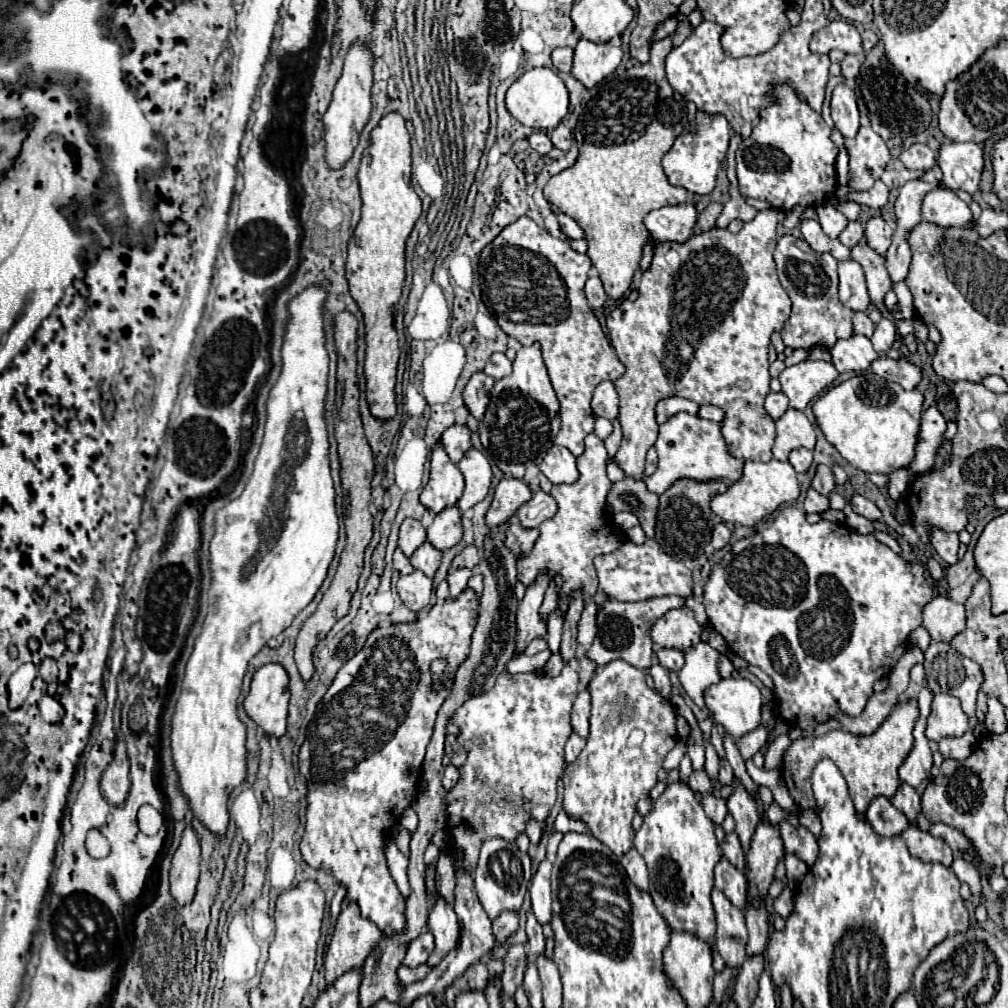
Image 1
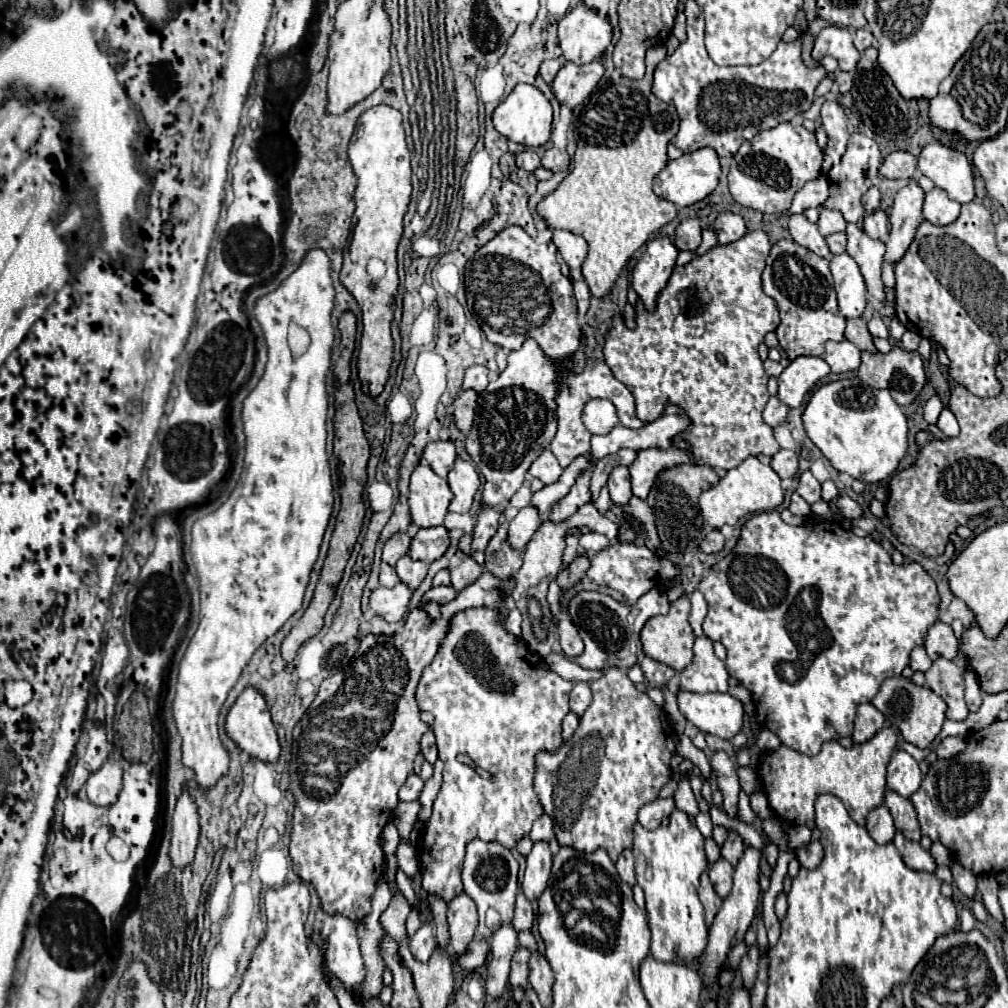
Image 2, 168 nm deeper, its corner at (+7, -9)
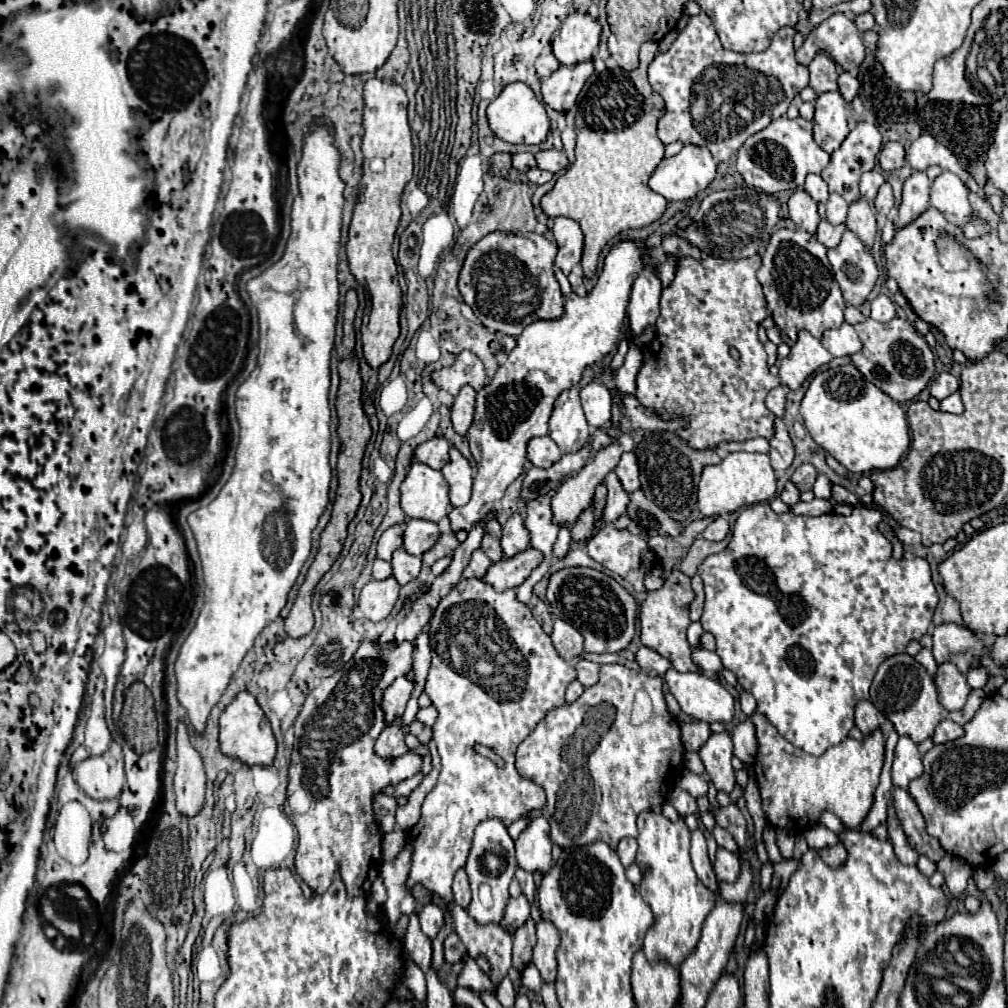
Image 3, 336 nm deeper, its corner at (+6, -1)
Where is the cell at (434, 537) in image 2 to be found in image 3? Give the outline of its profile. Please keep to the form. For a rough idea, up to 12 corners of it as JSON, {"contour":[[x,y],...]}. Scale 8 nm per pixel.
{"contour":[[410,519],[404,549],[424,555],[440,537],[438,523]]}

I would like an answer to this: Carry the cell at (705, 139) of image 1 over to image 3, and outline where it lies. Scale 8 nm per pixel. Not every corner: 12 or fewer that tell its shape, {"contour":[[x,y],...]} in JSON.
{"contour":[[686,145],[664,159],[648,187],[686,201],[716,177],[706,147]]}

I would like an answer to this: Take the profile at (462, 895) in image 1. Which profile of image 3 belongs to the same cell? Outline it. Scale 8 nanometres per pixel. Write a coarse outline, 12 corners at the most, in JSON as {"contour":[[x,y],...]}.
{"contour":[[466,871],[454,875],[452,891],[454,901],[468,909],[470,883]]}

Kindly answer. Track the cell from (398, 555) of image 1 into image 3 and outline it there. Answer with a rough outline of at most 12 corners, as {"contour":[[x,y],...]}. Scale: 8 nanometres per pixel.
{"contour":[[376,559],[372,567],[374,579],[388,579],[392,565]]}

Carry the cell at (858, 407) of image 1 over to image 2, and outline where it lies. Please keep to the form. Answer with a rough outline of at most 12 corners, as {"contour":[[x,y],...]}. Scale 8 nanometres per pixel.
{"contour":[[857,377],[821,385],[807,437],[863,483],[895,473],[907,419]]}

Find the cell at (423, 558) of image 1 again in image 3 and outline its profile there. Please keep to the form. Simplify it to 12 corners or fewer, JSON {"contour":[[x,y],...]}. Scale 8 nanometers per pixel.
{"contour":[[404,549],[392,557],[392,575],[400,585],[416,579],[422,559]]}

